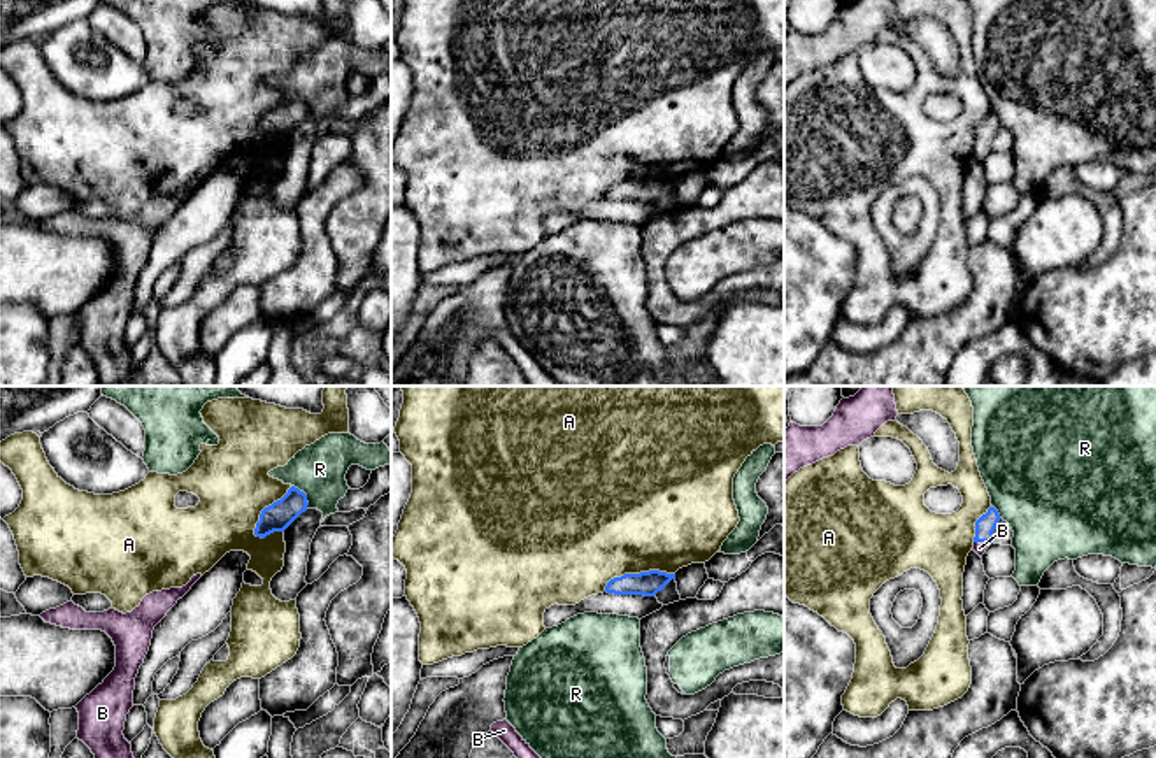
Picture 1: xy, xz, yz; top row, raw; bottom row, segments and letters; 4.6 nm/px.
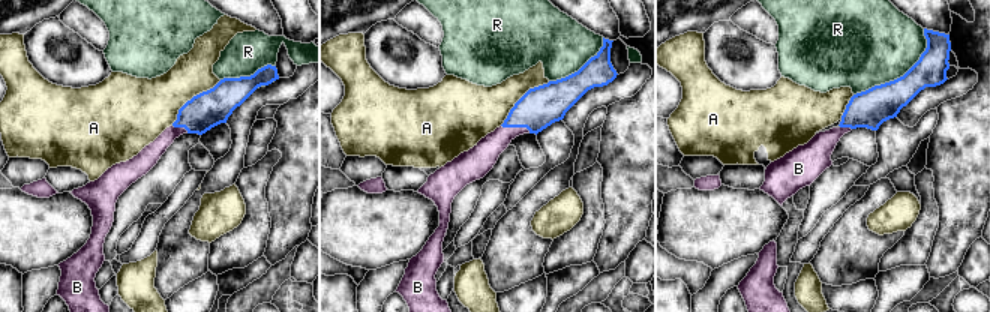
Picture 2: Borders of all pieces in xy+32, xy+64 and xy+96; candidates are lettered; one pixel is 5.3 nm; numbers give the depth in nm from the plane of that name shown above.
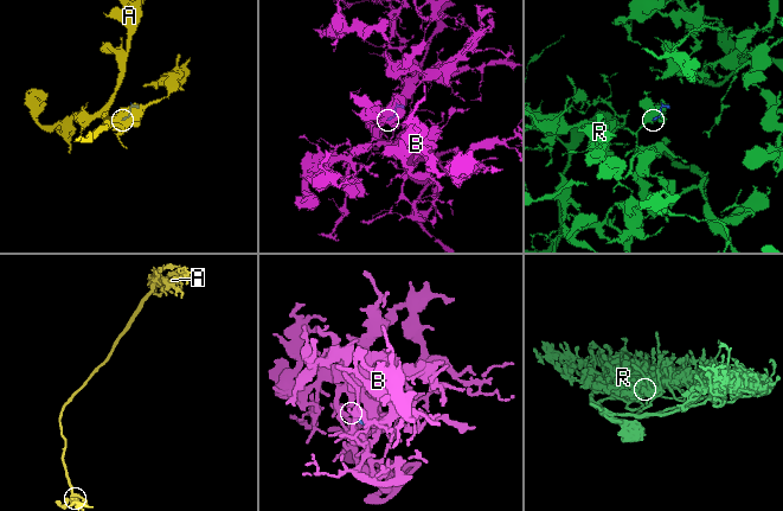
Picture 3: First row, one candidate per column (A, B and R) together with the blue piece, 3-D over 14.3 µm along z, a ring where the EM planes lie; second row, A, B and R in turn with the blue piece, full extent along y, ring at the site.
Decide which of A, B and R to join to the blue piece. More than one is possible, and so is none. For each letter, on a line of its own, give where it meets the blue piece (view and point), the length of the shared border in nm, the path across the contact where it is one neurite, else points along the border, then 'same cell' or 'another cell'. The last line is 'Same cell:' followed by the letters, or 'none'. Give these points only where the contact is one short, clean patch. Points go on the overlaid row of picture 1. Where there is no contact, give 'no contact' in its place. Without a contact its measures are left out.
A: contact xy (264, 509); length 280 nm; border xy (292, 486), (262, 511), (255, 529), (256, 537); another cell
B: contact yz (983, 541); length 80 nm; same cell
R: contact xy (306, 495); length 130 nm; another cell
Same cell: B

